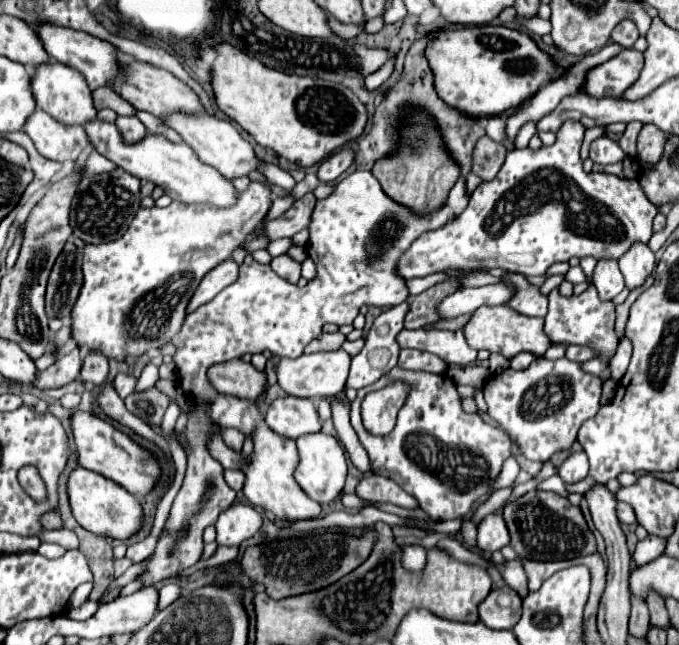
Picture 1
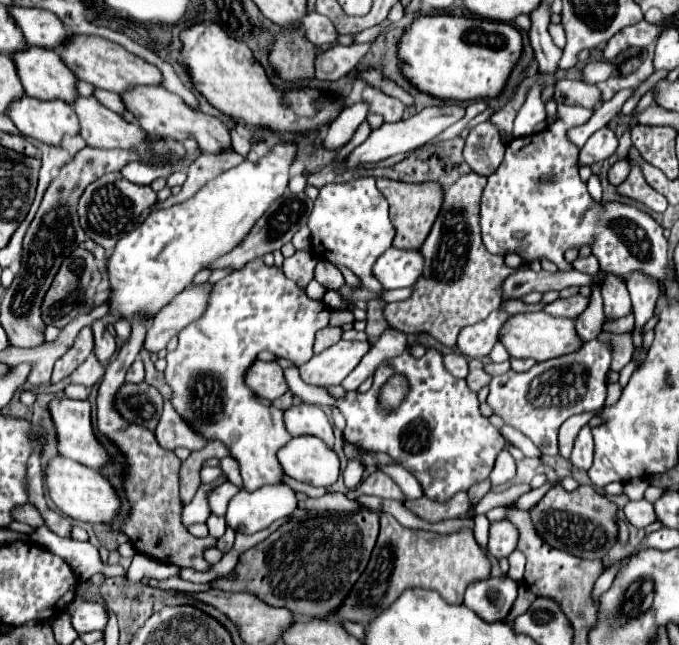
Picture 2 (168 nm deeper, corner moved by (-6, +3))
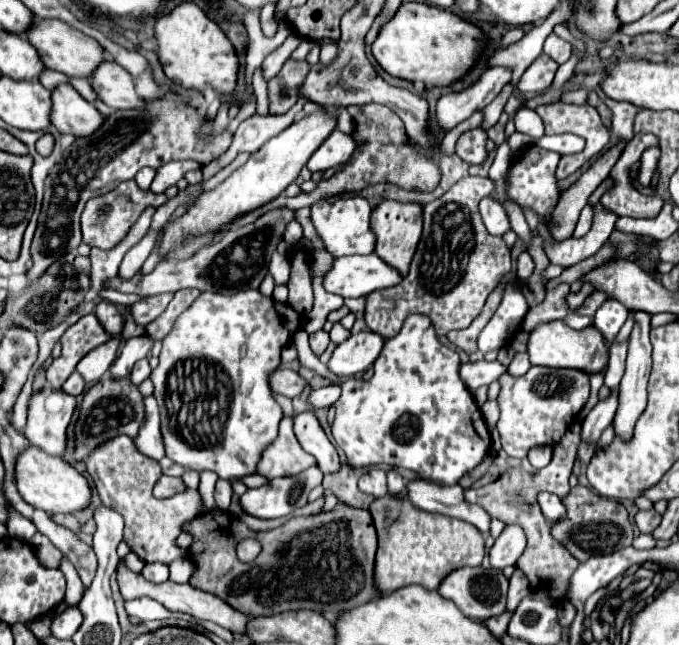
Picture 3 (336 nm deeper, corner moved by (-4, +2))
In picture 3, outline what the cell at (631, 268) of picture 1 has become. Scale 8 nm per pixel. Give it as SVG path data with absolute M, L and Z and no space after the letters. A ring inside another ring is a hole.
M635 312L635 328L633 328L631 340L629 340L627 370L625 370L625 376L621 380L621 404L619 404L617 416L613 420L615 436L621 438L623 442L633 438L633 426L647 406L647 380L649 380L649 372L651 372L651 342L649 342L649 328L651 326L649 326L649 322L651 322L649 314Z

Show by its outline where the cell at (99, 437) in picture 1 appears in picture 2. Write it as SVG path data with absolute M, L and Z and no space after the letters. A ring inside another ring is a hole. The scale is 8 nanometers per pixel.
M53 399L51 405L51 417L57 427L57 437L59 437L59 453L63 457L69 457L81 465L87 465L91 469L103 469L109 461L111 455L105 449L105 445L97 439L93 425L91 425L91 403L89 401L75 401L75 399Z

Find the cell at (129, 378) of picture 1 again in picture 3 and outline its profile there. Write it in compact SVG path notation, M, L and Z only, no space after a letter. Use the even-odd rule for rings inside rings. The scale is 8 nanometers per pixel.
M143 358L143 360L135 362L135 366L133 366L133 372L131 372L131 382L133 382L135 386L139 386L143 380L147 380L147 378L149 378L149 374L151 374L149 360L147 360L147 358Z

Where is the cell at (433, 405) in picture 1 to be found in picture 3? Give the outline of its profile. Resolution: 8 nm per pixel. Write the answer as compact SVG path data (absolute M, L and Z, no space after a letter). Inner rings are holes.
M411 314L399 334L385 342L381 356L373 364L375 374L369 380L349 378L343 382L343 392L335 402L337 414L331 432L337 444L345 450L349 464L353 468L365 468L371 464L409 468L439 486L457 484L465 472L481 464L489 452L491 436L473 394L461 382L459 366L459 354L437 340L431 320L423 314Z

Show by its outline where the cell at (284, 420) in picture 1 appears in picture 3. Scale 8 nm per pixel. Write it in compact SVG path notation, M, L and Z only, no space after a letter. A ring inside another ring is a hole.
M311 410L299 414L293 418L295 420L295 436L301 442L303 450L307 450L309 454L315 456L317 466L325 472L325 474L335 474L341 468L341 460L339 460L339 452L337 448L331 444L331 440L327 438L327 434L323 432L319 420L315 418L315 414Z

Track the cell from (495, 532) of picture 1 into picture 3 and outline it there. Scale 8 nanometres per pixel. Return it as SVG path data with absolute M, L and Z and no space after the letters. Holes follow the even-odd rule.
M505 526L501 536L495 540L493 548L489 550L491 566L499 570L503 570L505 566L515 566L525 546L527 546L525 532L519 526Z

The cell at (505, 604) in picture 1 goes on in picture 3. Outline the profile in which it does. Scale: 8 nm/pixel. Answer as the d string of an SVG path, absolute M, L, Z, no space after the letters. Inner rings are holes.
M463 566L463 568L457 568L457 570L451 570L441 586L437 588L437 592L447 598L447 600L453 600L457 604L457 608L469 616L471 620L487 620L491 616L497 616L497 614L503 614L505 612L505 600L507 600L507 586L509 586L509 580L503 576L501 570L495 570L495 568L483 568L483 566ZM483 574L501 574L501 576L483 576Z

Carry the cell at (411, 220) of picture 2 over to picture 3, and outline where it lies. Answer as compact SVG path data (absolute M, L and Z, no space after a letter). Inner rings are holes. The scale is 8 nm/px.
M383 200L371 214L371 230L375 232L377 246L375 254L395 270L401 270L401 276L409 272L409 262L417 250L417 242L421 238L423 226L423 208L419 204L401 204L393 200Z

